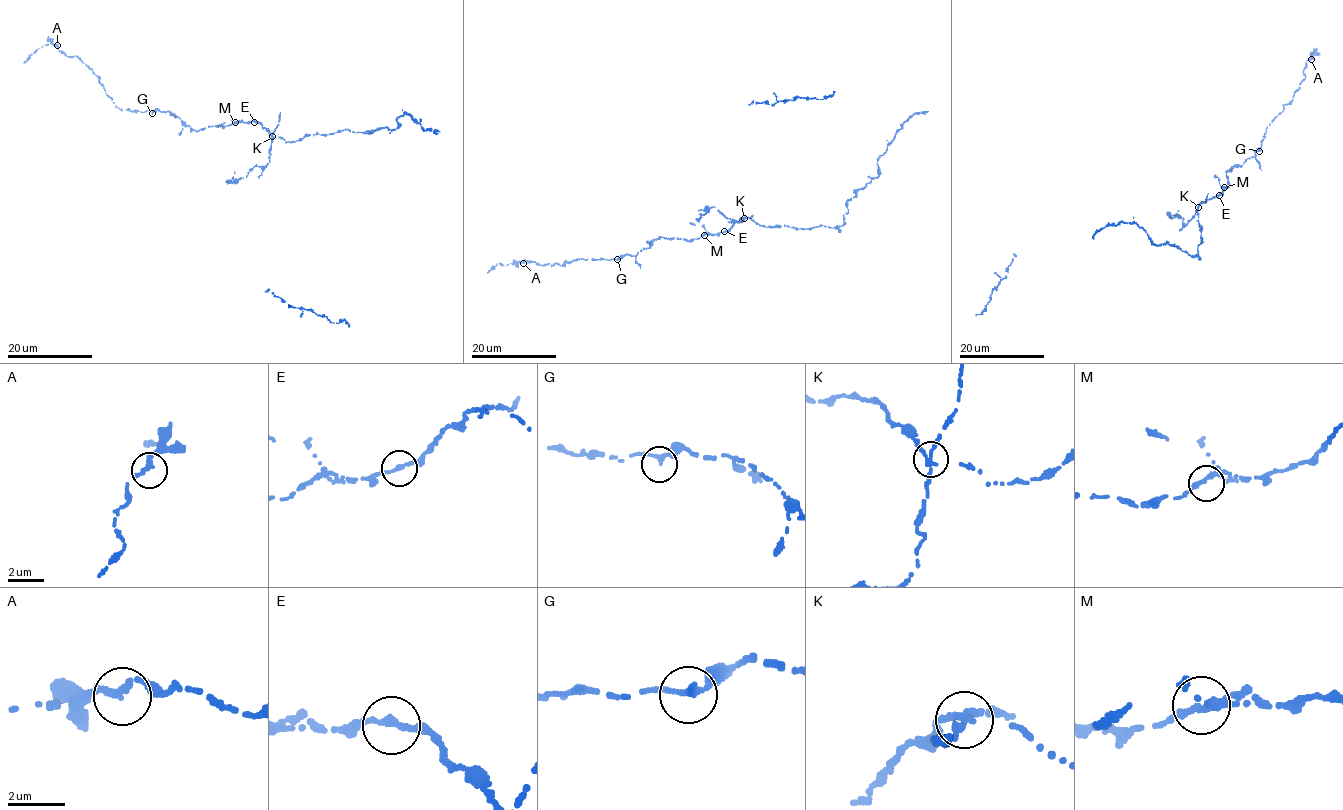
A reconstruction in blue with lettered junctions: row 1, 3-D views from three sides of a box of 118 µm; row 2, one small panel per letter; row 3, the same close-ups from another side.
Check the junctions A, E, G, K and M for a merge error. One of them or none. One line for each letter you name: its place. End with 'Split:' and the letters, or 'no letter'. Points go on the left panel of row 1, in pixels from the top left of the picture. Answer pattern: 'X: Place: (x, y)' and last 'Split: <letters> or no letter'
K: Place: (272, 136)
Split: K

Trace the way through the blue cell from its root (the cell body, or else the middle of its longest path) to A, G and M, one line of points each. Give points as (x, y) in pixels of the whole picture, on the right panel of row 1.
A: (1206, 200), (1229, 184), (1230, 168), (1260, 150), (1266, 128), (1293, 100), (1311, 59)
G: (1206, 200), (1229, 184), (1226, 176), (1230, 168), (1242, 165), (1259, 151)
M: (1206, 200), (1219, 195), (1224, 187)

